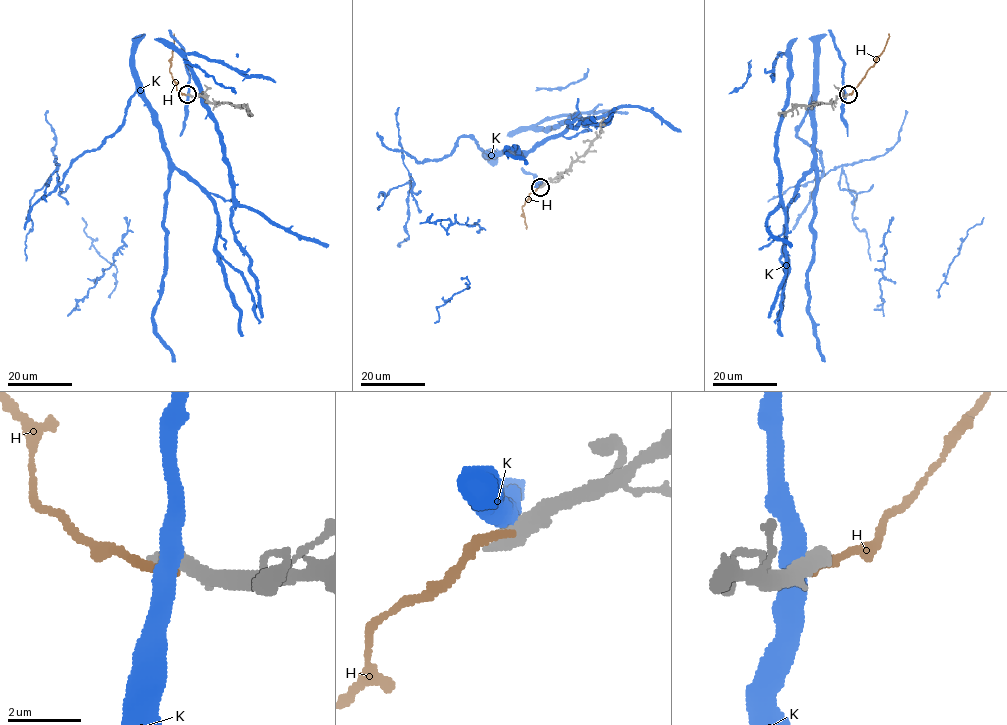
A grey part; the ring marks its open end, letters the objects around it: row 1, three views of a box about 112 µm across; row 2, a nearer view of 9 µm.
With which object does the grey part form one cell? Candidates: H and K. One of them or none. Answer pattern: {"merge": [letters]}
{"merge": []}

